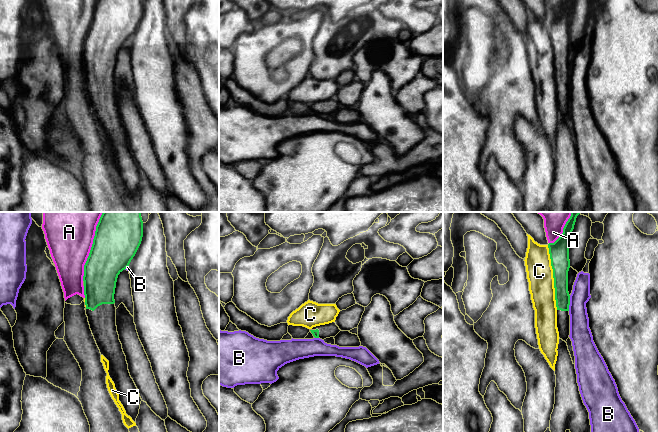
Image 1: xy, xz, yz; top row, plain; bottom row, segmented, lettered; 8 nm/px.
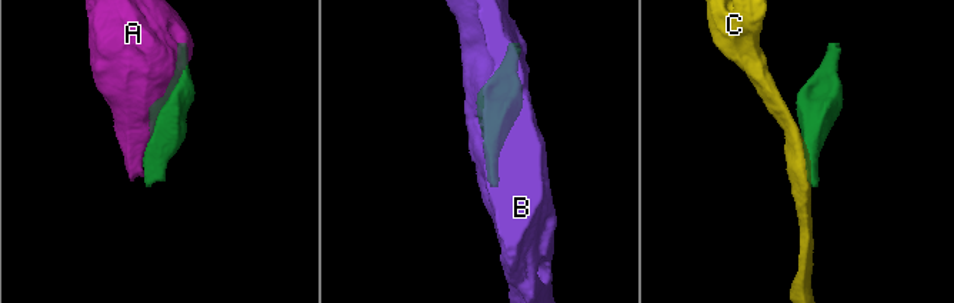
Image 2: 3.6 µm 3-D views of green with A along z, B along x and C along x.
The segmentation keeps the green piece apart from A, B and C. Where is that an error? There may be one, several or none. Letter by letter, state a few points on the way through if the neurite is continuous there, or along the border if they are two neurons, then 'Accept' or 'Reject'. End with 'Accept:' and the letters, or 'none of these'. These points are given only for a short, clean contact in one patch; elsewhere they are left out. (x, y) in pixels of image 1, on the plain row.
A: Reject
B: Reject
C: Boundary: yz (547, 21), (552, 45), (555, 82), (557, 85). Reject
Accept: none of these

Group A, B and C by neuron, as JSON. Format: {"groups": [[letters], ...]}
{"groups": [["A"], ["B"], ["C"]]}

